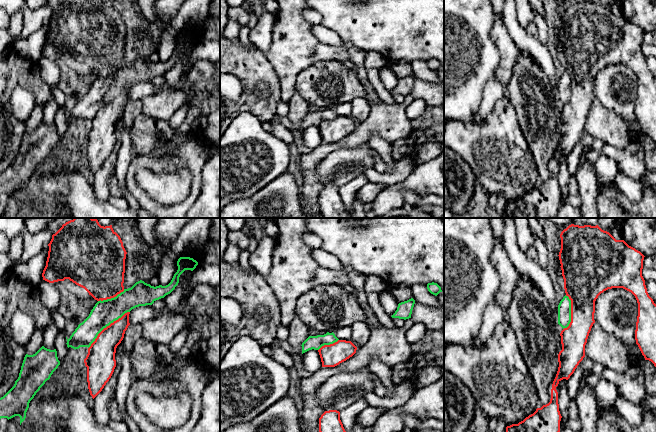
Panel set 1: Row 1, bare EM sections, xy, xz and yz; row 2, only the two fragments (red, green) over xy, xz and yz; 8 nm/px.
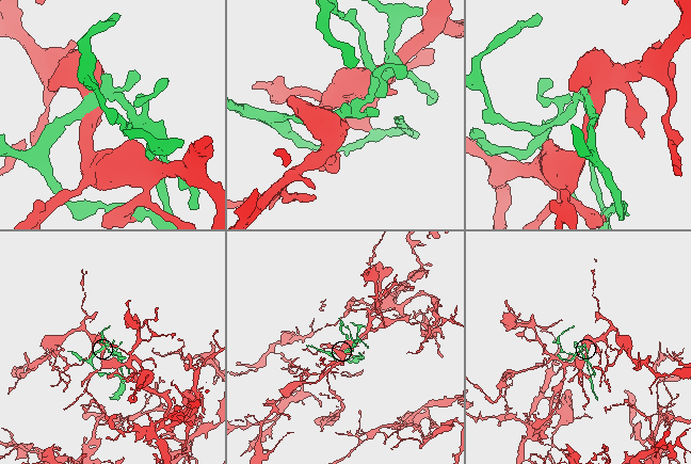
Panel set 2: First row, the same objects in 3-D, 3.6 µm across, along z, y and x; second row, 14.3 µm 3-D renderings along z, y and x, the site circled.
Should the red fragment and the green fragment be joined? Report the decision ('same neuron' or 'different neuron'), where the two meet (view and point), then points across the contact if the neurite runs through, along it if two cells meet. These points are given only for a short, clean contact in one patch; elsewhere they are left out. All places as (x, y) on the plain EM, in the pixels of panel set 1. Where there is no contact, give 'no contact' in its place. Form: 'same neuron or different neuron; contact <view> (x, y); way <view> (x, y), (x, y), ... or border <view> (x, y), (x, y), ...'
different neuron; contact xy (107, 102)

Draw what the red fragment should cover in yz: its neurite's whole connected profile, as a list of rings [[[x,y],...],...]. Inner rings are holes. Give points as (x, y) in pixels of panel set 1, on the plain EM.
[[[569,1],[561,10],[561,25],[559,28],[559,36],[561,40],[562,52],[564,55],[564,65],[566,72],[571,76],[571,98],[567,104],[561,109],[562,126],[558,130],[559,143],[556,153],[552,160],[551,175],[546,181],[537,184],[536,187],[526,193],[518,200],[512,200],[506,203],[505,218],[556,218],[560,208],[561,190],[558,180],[558,168],[556,163],[563,155],[568,156],[574,149],[579,139],[585,133],[585,121],[593,100],[595,89],[595,77],[604,67],[612,64],[623,64],[631,68],[638,79],[638,92],[635,106],[635,116],[645,136],[651,137],[656,143],[656,80],[649,72],[642,52],[644,31],[629,22],[624,16],[616,16],[609,8],[602,6],[598,1]]]

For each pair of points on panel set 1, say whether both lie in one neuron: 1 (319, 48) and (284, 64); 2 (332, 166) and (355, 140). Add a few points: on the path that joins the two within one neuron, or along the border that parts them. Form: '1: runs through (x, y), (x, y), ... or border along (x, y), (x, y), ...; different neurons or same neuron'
1: runs through (310, 49), (299, 49), (293, 55); same neuron
2: border along (367, 142), (357, 146), (340, 146), (327, 155); different neurons

